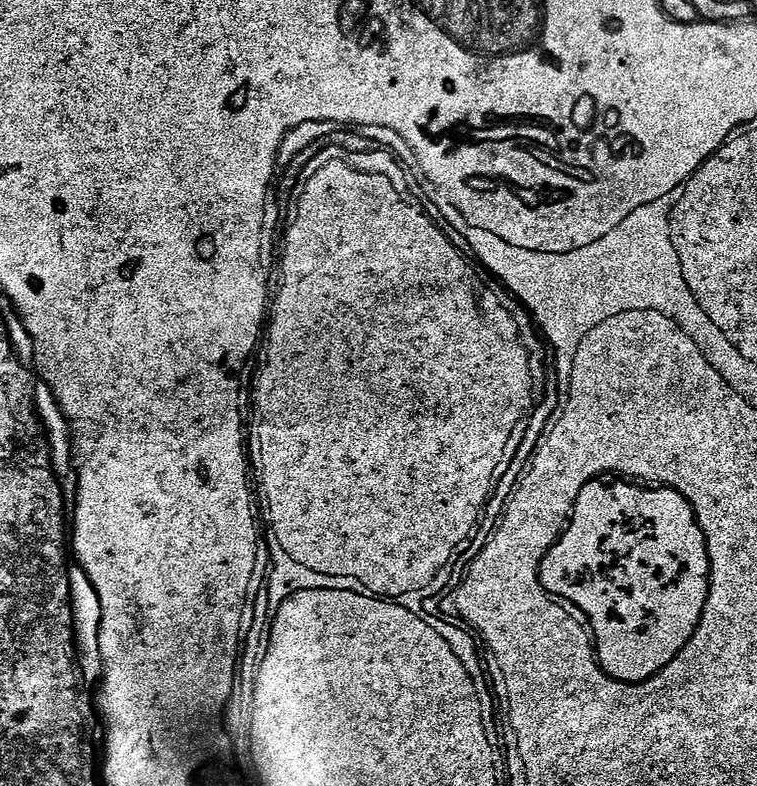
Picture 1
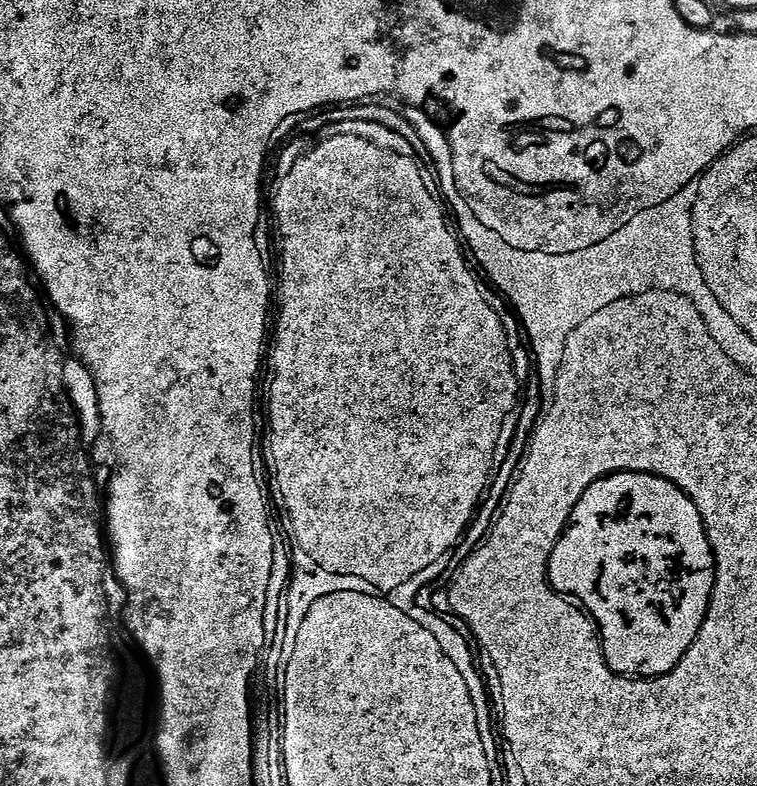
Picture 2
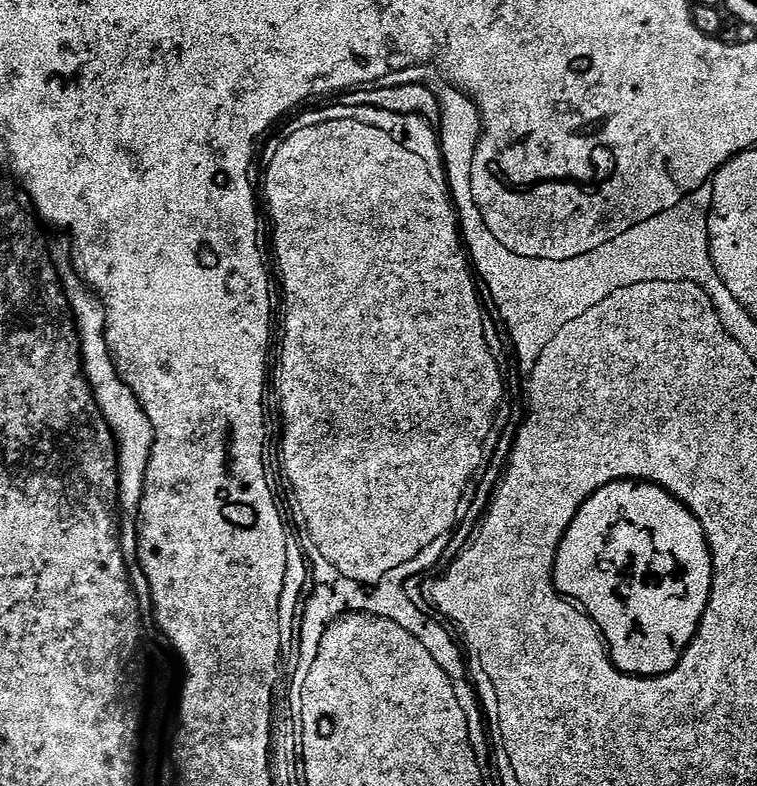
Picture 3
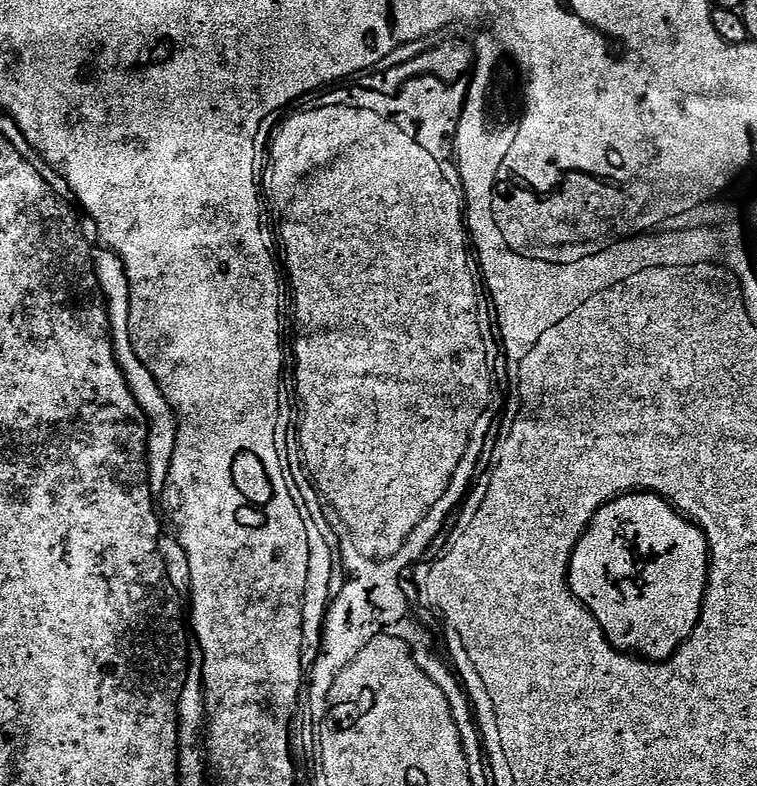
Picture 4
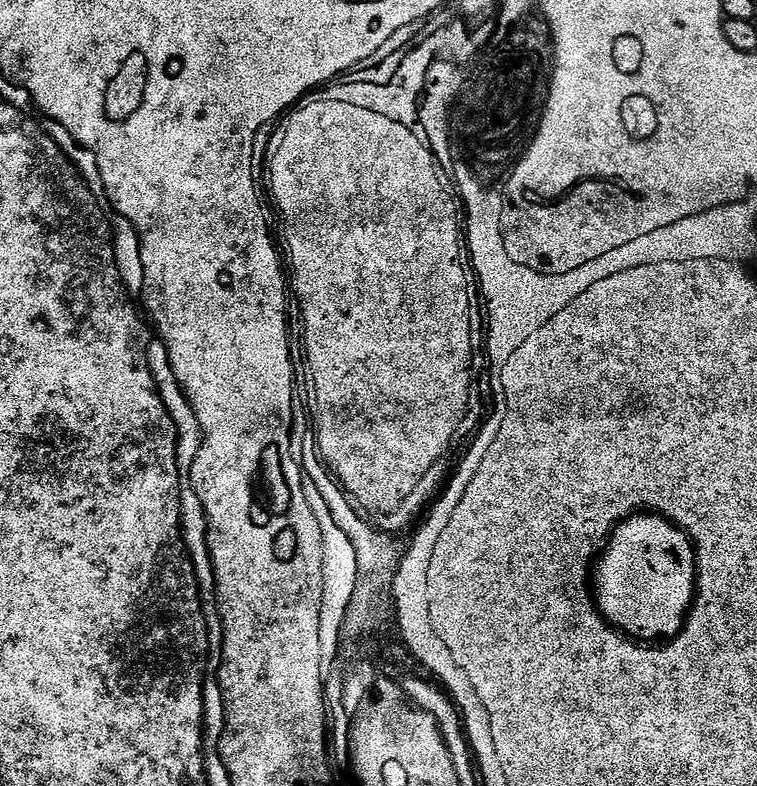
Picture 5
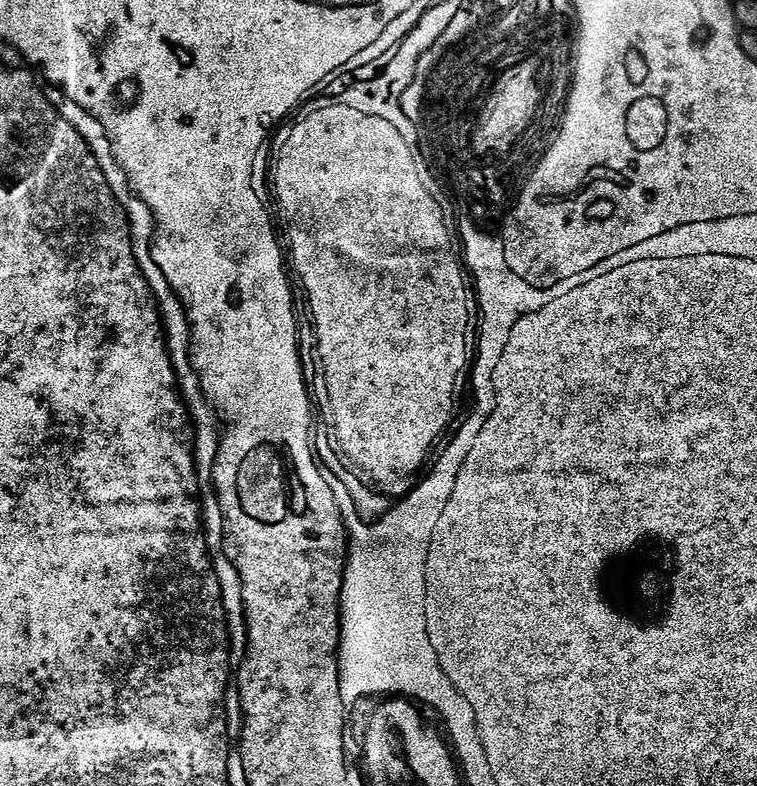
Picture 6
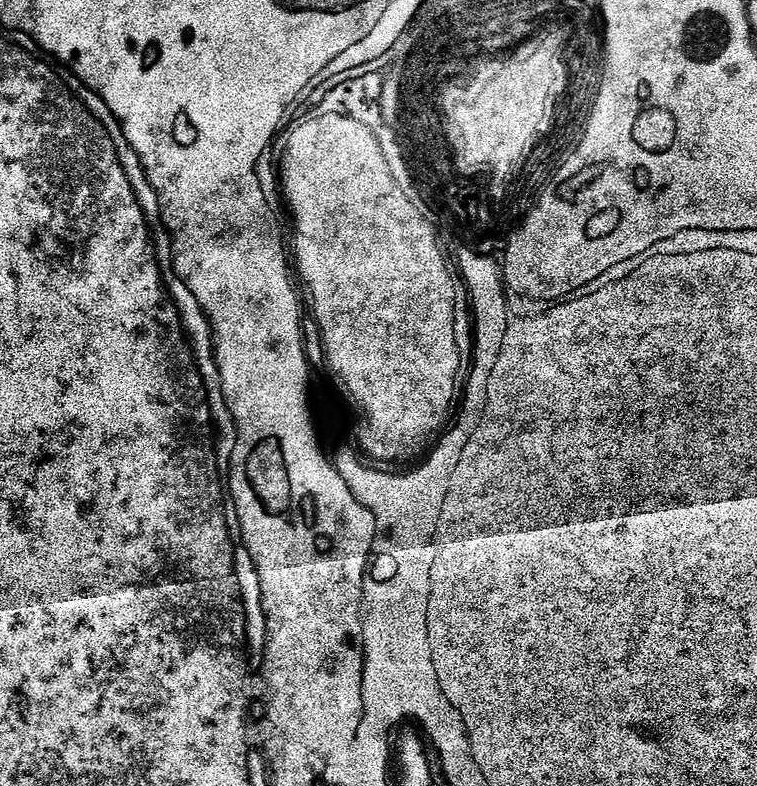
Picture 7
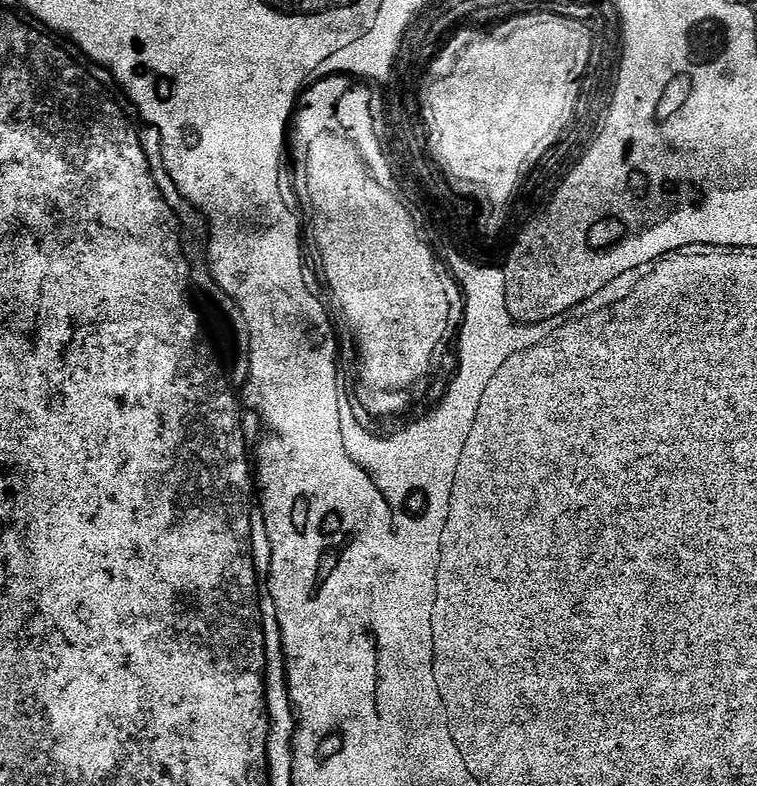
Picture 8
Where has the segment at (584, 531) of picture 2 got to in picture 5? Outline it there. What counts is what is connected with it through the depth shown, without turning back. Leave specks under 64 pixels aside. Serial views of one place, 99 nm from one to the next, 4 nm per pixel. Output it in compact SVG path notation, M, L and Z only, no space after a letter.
M637 514L623 520L594 564L594 599L601 616L613 629L640 642L667 642L679 634L696 595L696 550L692 540L662 516Z

